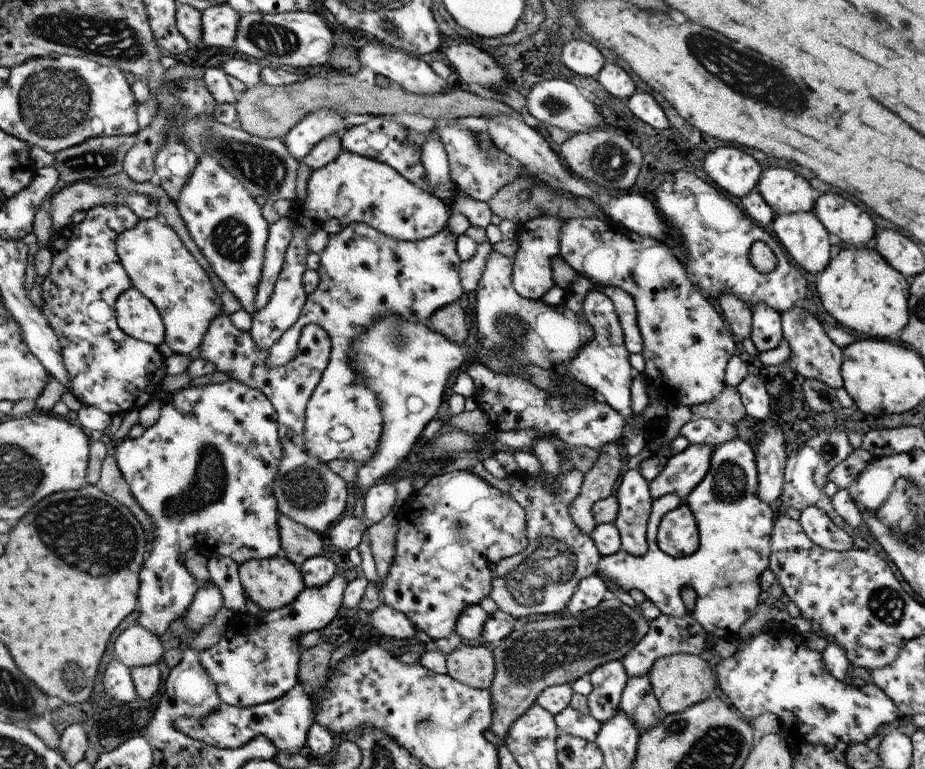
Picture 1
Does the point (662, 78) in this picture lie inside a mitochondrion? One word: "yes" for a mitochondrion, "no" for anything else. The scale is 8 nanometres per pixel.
no

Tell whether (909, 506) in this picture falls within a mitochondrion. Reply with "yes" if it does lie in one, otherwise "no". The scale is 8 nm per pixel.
yes

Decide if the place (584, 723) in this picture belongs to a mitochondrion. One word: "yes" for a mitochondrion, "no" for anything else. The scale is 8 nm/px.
no

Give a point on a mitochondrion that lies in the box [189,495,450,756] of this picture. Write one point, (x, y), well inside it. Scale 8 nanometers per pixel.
(426, 726)

